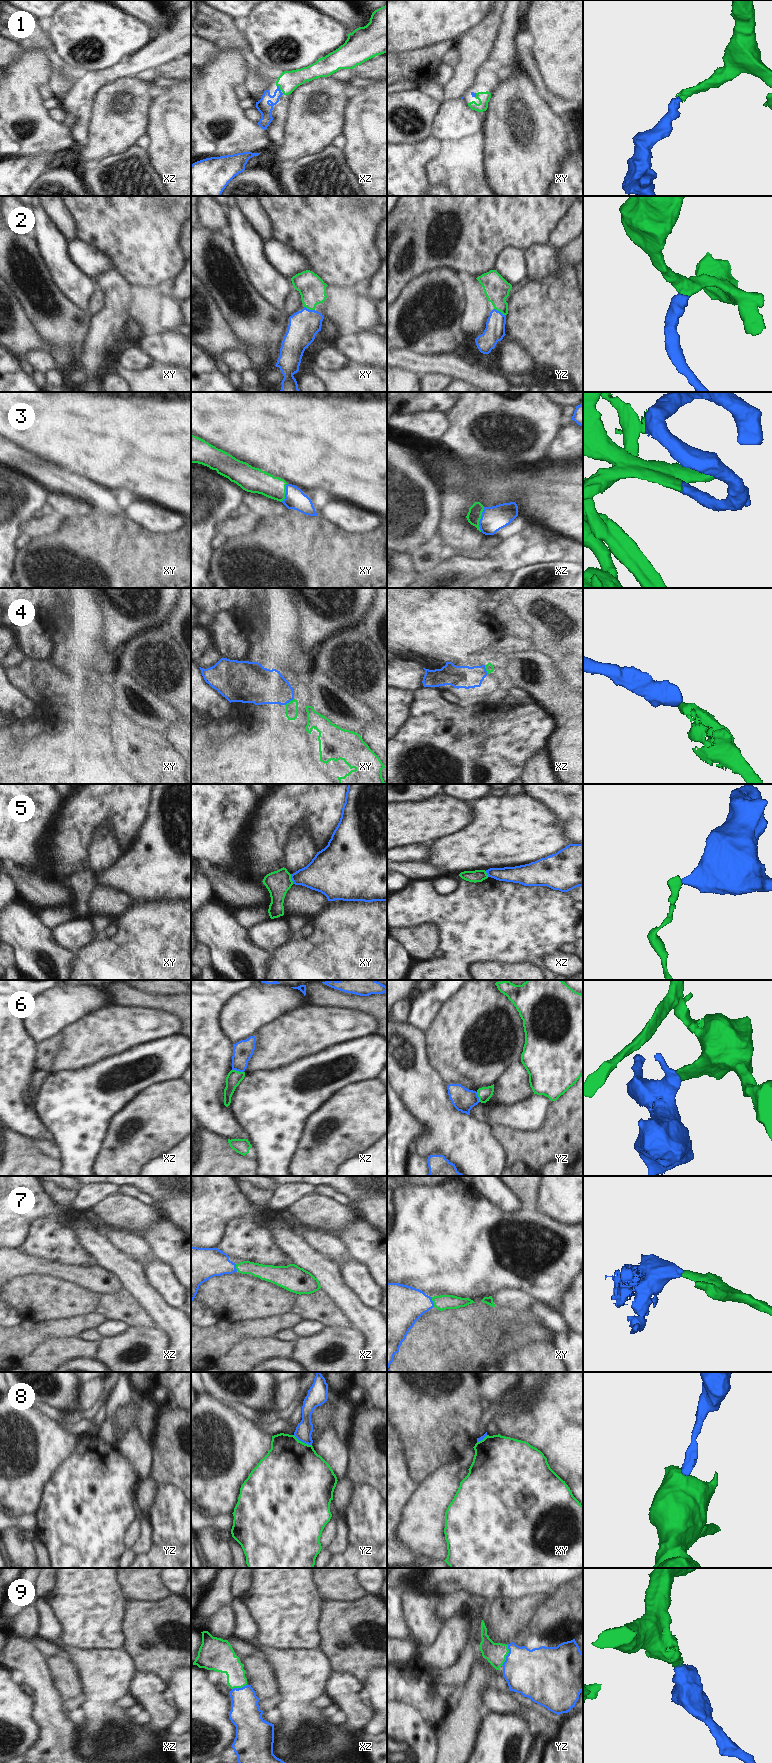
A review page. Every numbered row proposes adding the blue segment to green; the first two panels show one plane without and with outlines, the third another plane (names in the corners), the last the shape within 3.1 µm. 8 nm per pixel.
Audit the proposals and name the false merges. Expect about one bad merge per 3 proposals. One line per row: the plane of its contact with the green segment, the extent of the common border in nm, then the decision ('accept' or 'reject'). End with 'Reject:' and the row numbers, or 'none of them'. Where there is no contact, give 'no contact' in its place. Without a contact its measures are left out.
1: contact in xz; length 60 nm; accept
2: contact in yz; length 110 nm; accept
3: contact in xz; length 200 nm; accept
4: contact in xy; length 90 nm; accept
5: contact in xy; length 80 nm; reject
6: contact in xz; length 100 nm; reject
7: contact in xy; length 80 nm; accept
8: contact in yz; length 170 nm; reject
9: contact in yz; length 180 nm; accept
Reject: 5, 6, 8

